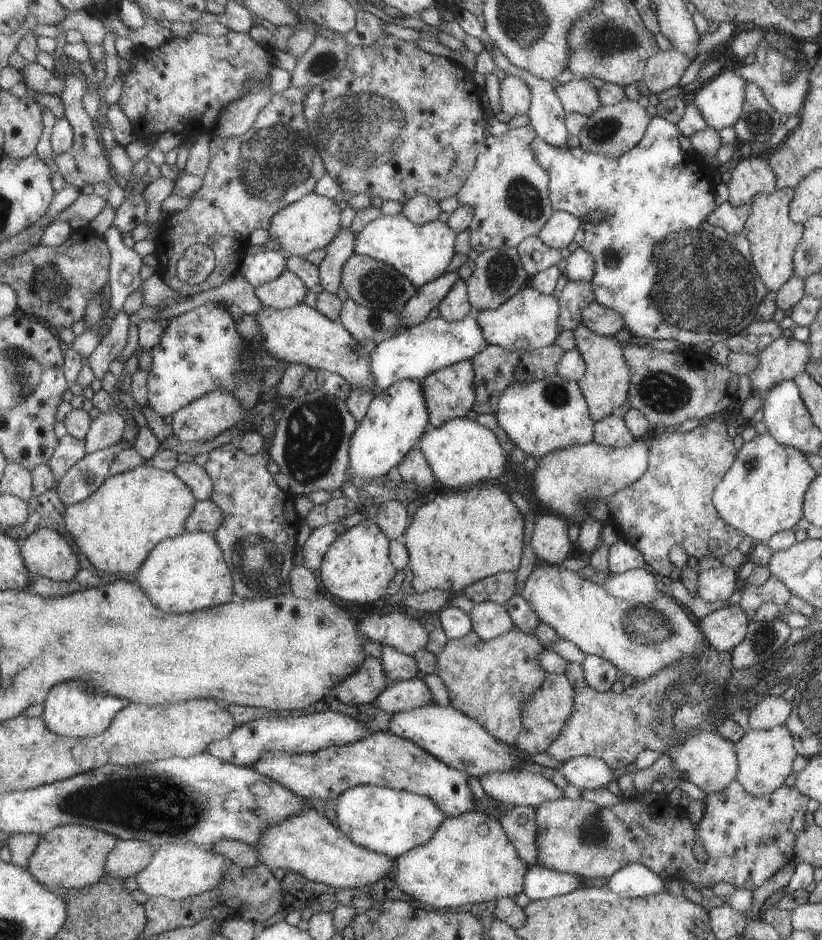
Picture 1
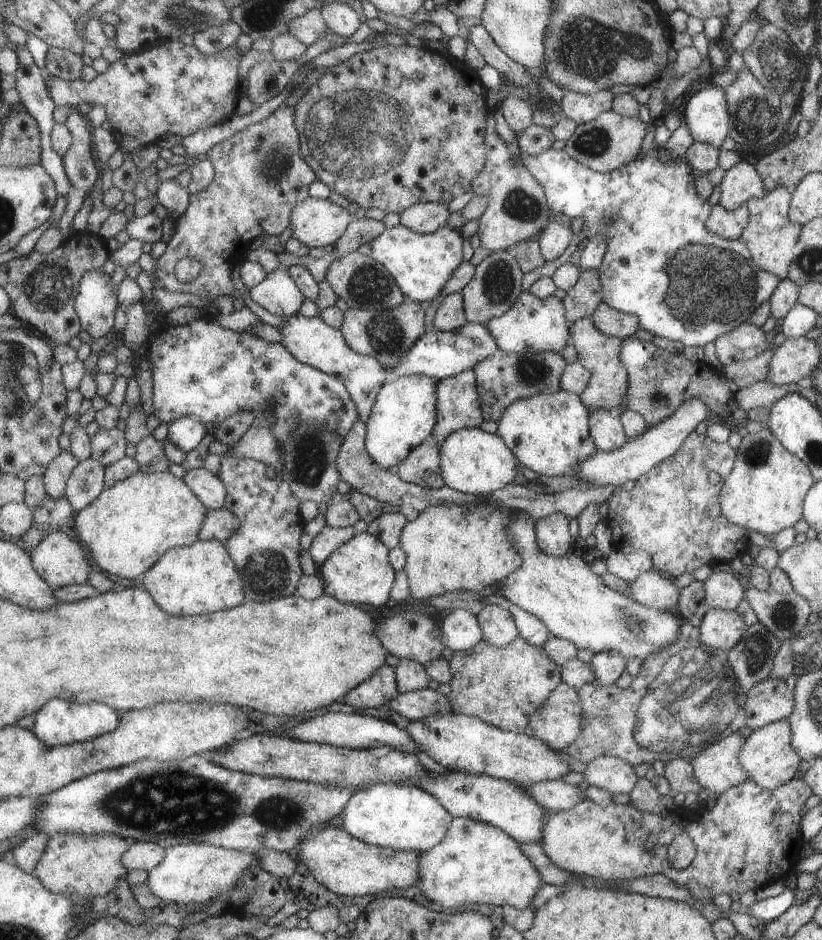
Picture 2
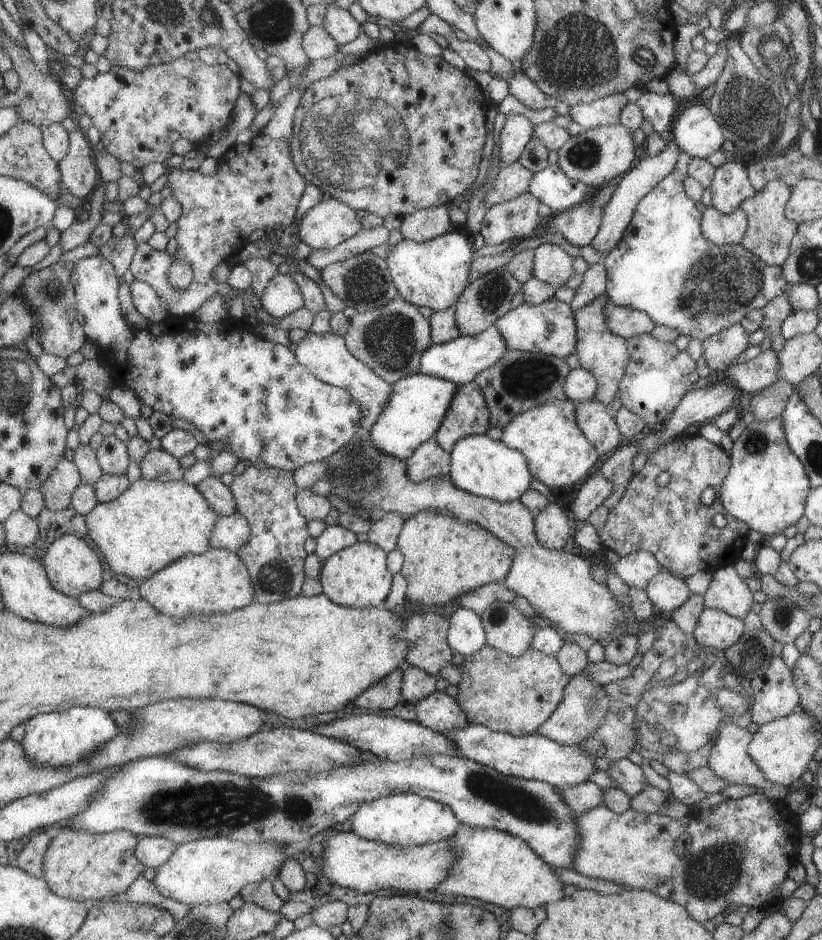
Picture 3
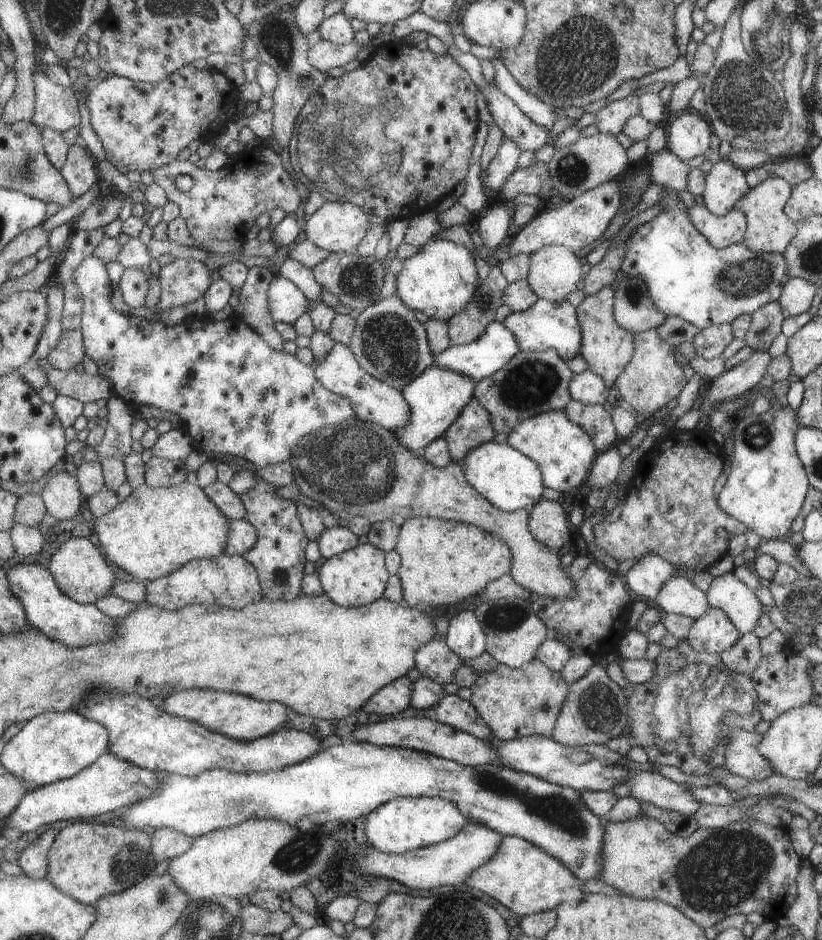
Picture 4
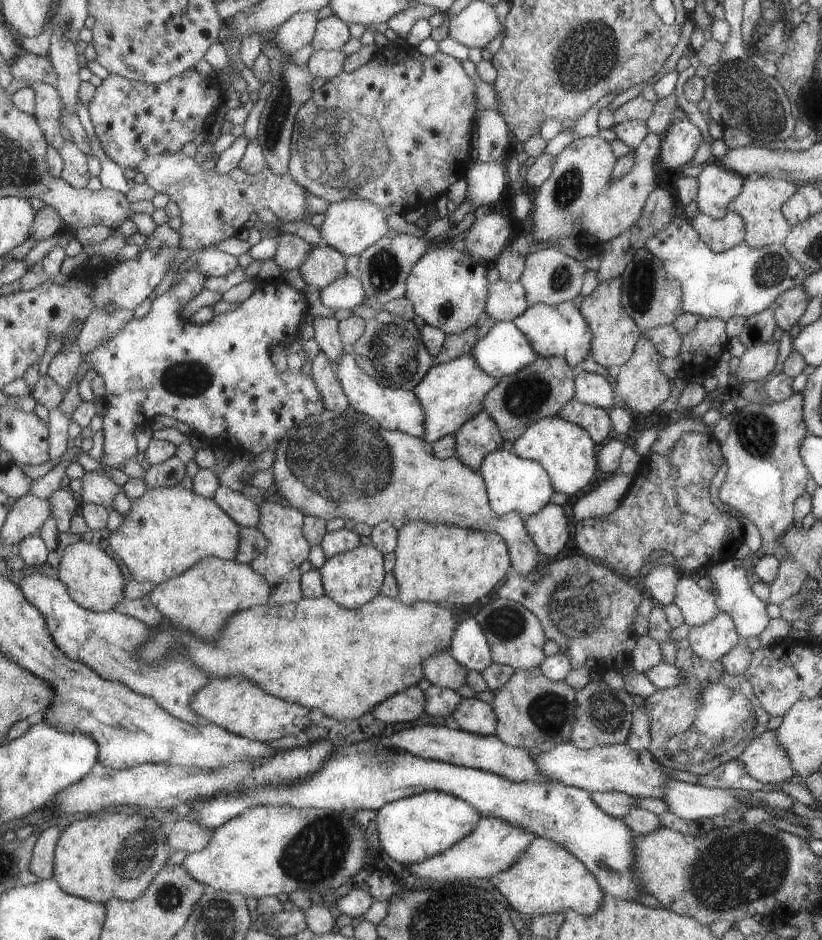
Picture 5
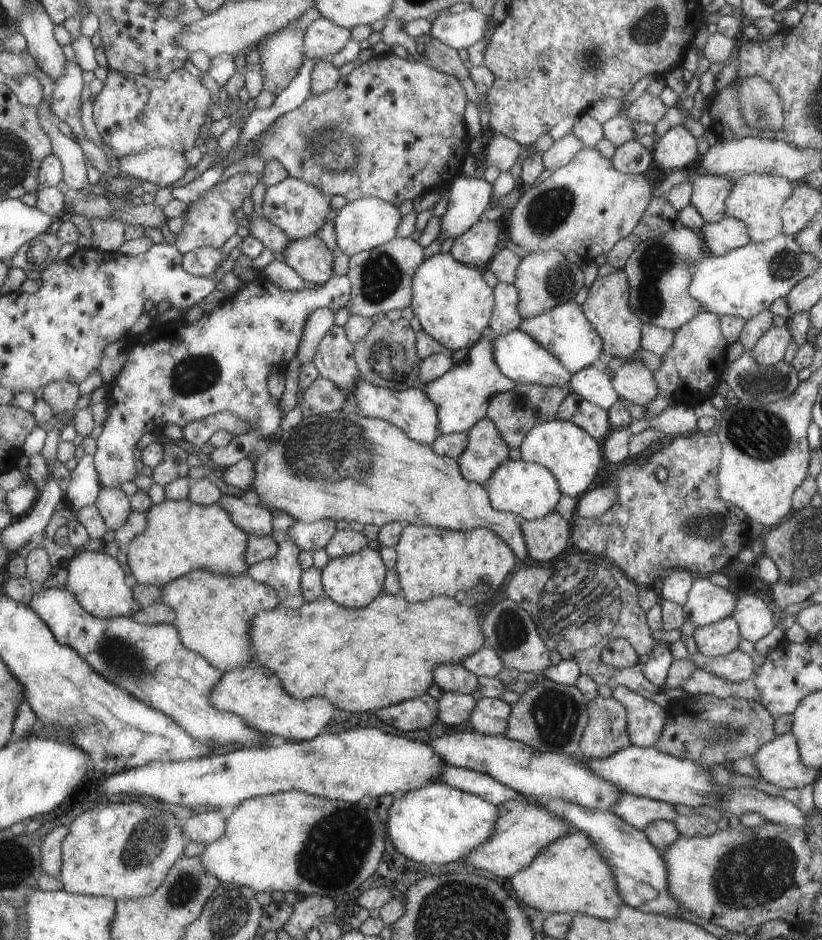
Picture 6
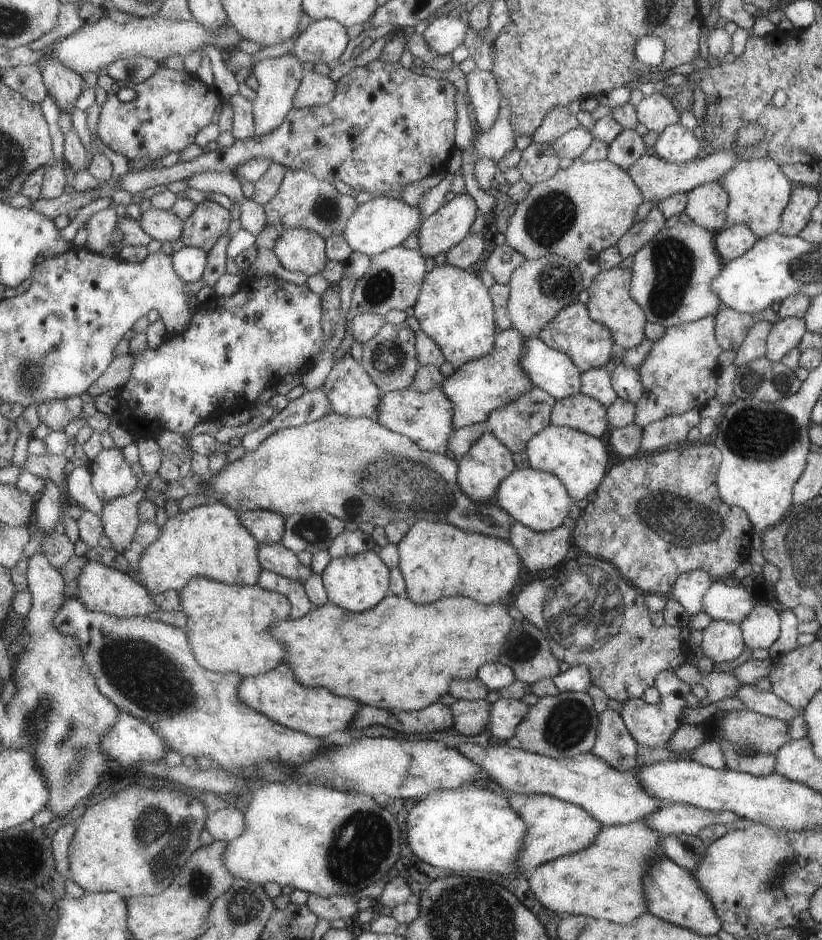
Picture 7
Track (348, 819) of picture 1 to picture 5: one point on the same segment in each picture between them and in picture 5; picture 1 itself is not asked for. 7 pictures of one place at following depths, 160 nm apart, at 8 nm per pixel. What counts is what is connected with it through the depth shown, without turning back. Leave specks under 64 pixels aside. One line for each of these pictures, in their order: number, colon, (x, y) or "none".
2: (402, 817)
3: (405, 819)
4: (400, 825)
5: (410, 829)

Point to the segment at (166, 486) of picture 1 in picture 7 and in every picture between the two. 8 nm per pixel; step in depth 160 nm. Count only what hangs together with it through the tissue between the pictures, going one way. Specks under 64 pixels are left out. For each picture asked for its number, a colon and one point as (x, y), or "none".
2: (131, 525)
3: (152, 524)
4: (155, 531)
5: (170, 529)
6: (181, 536)
7: (215, 541)

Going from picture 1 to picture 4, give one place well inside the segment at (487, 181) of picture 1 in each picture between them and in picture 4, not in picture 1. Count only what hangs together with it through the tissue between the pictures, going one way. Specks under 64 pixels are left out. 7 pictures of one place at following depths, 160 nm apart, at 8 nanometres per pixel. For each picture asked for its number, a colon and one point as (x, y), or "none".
2: (516, 211)
3: (515, 219)
4: (492, 226)

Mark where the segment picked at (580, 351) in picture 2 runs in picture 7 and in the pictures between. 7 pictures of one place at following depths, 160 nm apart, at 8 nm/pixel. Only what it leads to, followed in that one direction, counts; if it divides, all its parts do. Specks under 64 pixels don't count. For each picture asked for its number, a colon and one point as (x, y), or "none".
3: (604, 354)
4: (606, 348)
5: (614, 333)
6: (606, 306)
7: (610, 302)

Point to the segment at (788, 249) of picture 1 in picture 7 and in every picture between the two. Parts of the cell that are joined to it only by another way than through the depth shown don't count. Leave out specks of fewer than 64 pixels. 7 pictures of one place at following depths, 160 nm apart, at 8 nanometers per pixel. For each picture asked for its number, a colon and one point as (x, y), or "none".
2: (770, 236)
3: (769, 234)
4: (768, 230)
5: (758, 204)
6: (756, 199)
7: (757, 191)

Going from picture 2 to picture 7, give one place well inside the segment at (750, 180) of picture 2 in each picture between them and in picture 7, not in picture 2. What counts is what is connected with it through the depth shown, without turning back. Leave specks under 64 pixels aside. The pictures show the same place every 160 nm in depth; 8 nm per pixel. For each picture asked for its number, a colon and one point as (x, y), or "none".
3: (730, 185)
4: (725, 183)
5: (717, 186)
6: (708, 194)
7: (706, 205)

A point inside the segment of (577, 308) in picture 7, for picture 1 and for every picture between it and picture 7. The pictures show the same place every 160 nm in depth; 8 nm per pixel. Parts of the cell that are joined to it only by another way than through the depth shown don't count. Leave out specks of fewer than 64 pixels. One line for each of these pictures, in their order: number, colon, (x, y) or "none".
1: (527, 320)
2: (531, 324)
3: (547, 328)
4: (546, 325)
5: (559, 329)
6: (563, 330)

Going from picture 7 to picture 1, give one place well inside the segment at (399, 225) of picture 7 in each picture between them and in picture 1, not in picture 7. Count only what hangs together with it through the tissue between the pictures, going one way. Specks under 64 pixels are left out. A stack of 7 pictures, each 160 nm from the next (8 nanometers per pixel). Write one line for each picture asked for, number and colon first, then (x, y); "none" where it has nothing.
1: (310, 223)
2: (315, 222)
3: (330, 222)
4: (336, 227)
5: (350, 225)
6: (360, 225)

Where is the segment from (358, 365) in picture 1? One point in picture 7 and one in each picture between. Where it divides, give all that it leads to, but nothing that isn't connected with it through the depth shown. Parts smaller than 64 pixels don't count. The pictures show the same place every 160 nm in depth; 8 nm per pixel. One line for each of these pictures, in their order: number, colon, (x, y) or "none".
2: (313, 342)
3: (326, 355)
4: (374, 402)
5: (395, 409)
6: (410, 410)
7: (426, 418)

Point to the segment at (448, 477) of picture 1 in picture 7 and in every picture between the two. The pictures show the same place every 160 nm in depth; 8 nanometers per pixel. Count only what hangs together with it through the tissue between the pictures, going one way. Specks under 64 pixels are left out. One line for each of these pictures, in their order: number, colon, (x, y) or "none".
2: (471, 462)
3: (482, 467)
4: (504, 476)
5: (513, 484)
6: (528, 490)
7: (538, 500)

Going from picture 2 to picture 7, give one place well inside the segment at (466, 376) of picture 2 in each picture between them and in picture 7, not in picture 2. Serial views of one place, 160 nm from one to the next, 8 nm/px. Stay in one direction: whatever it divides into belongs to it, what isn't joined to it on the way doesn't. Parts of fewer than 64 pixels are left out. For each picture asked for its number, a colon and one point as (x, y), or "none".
3: (468, 414)
4: (473, 426)
5: (479, 436)
6: (486, 450)
7: (481, 468)

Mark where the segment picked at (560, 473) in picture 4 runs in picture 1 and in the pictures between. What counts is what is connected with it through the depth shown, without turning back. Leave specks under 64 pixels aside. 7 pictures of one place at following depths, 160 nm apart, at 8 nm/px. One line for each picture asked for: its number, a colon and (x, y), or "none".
1: (540, 416)
2: (548, 432)
3: (558, 453)

